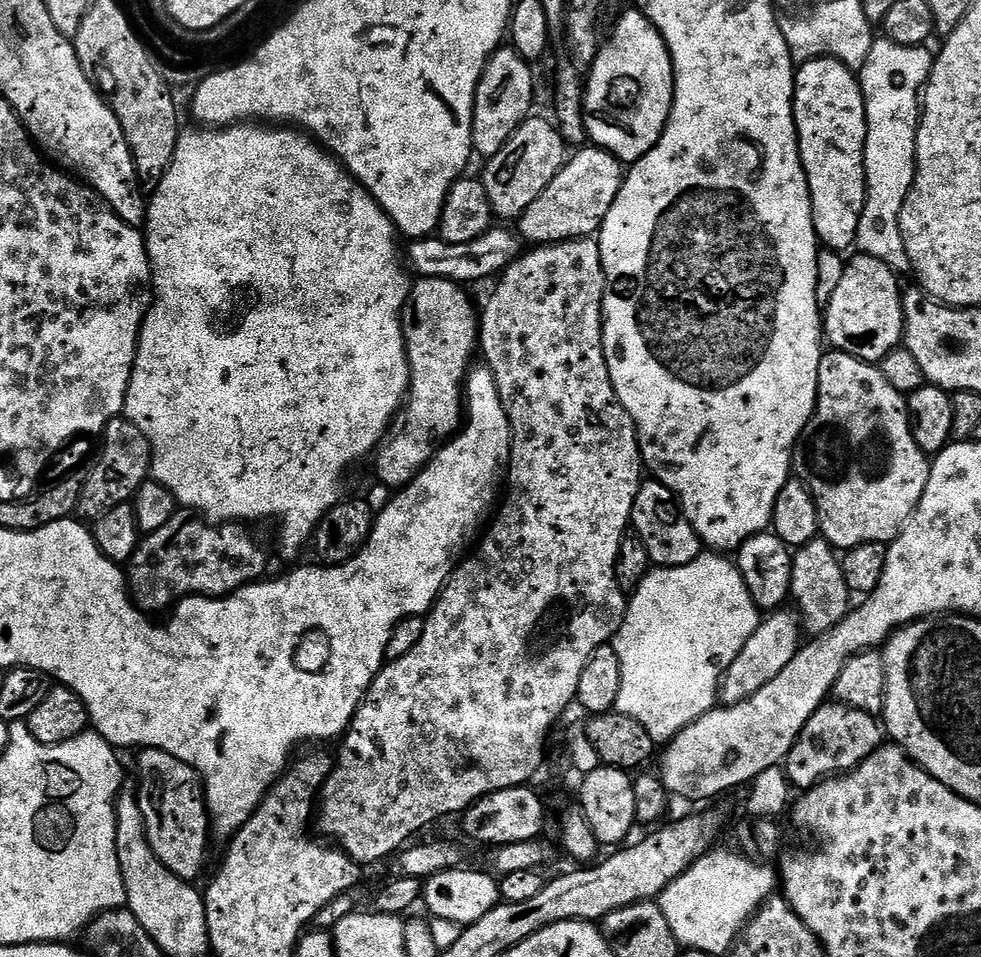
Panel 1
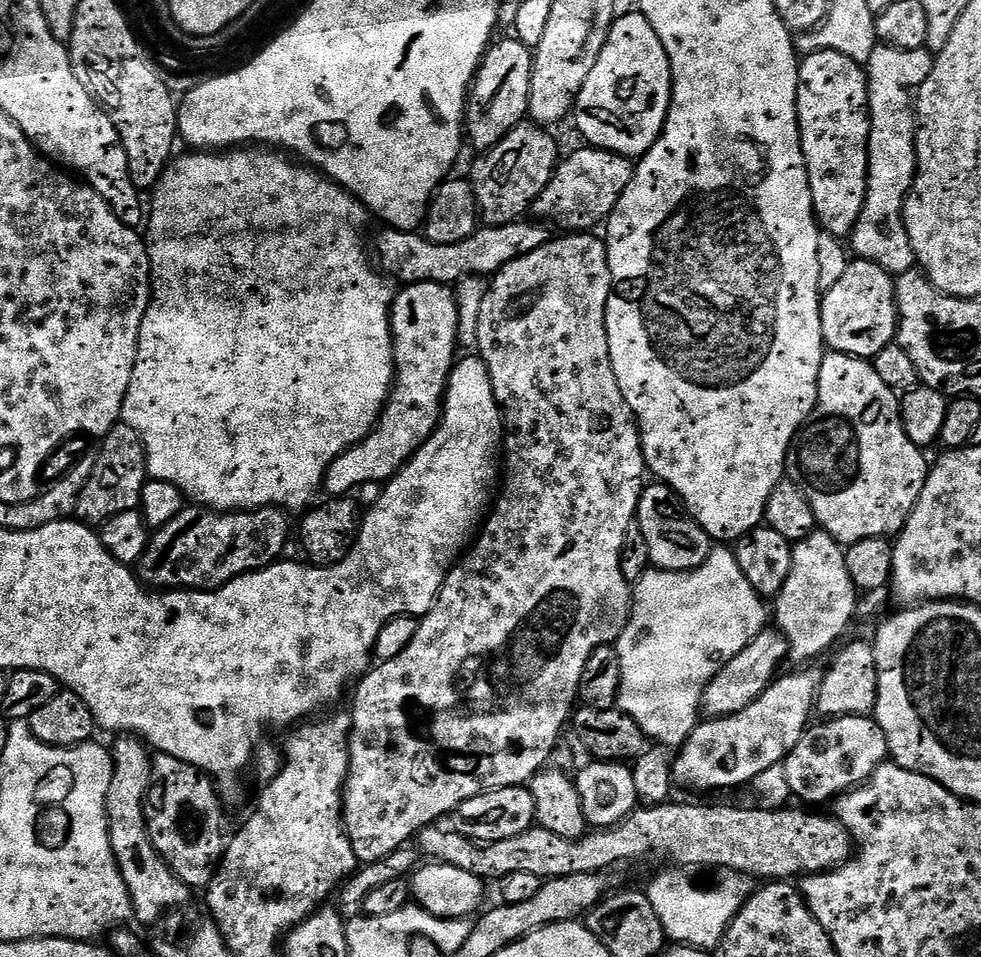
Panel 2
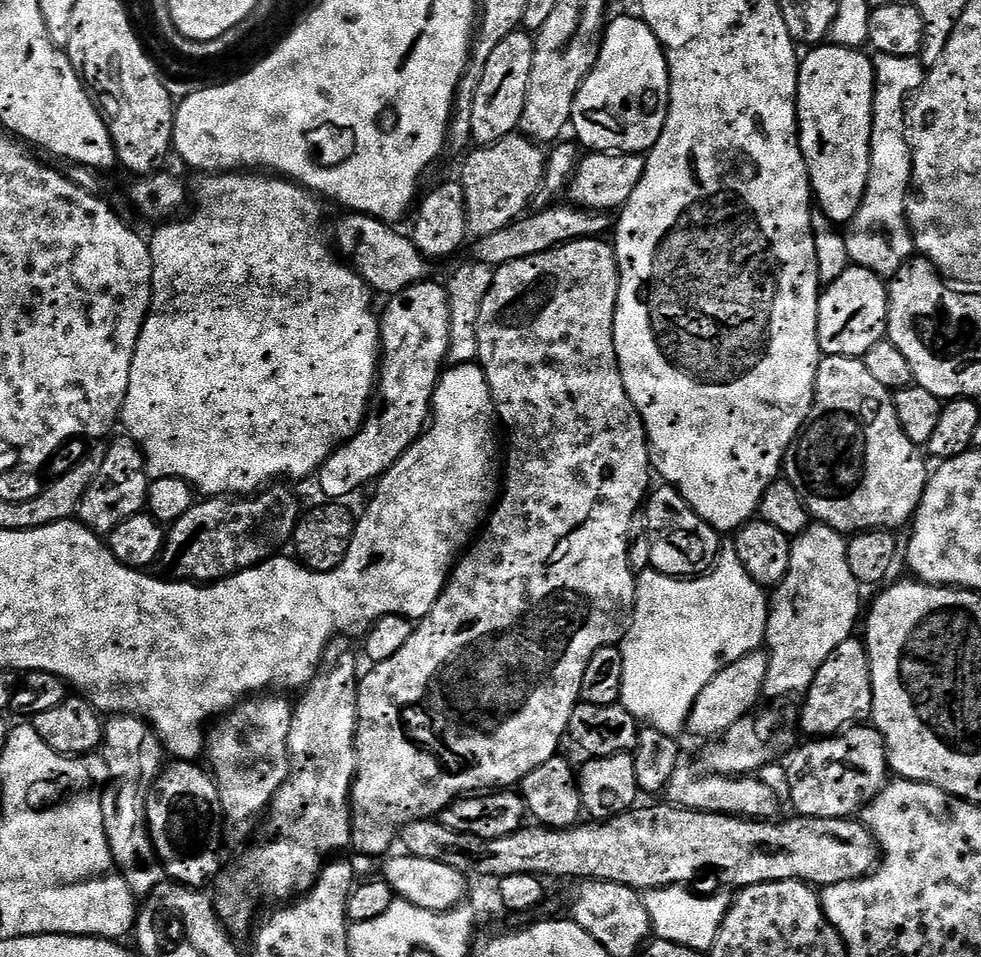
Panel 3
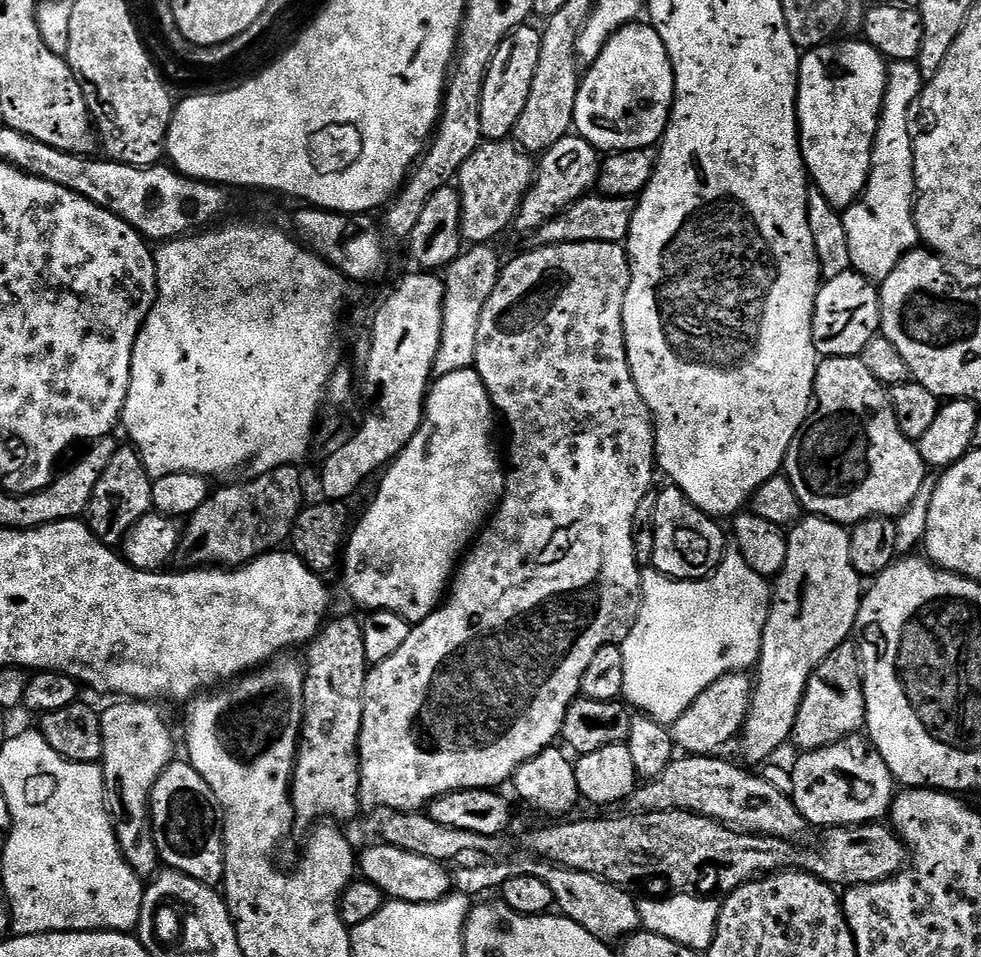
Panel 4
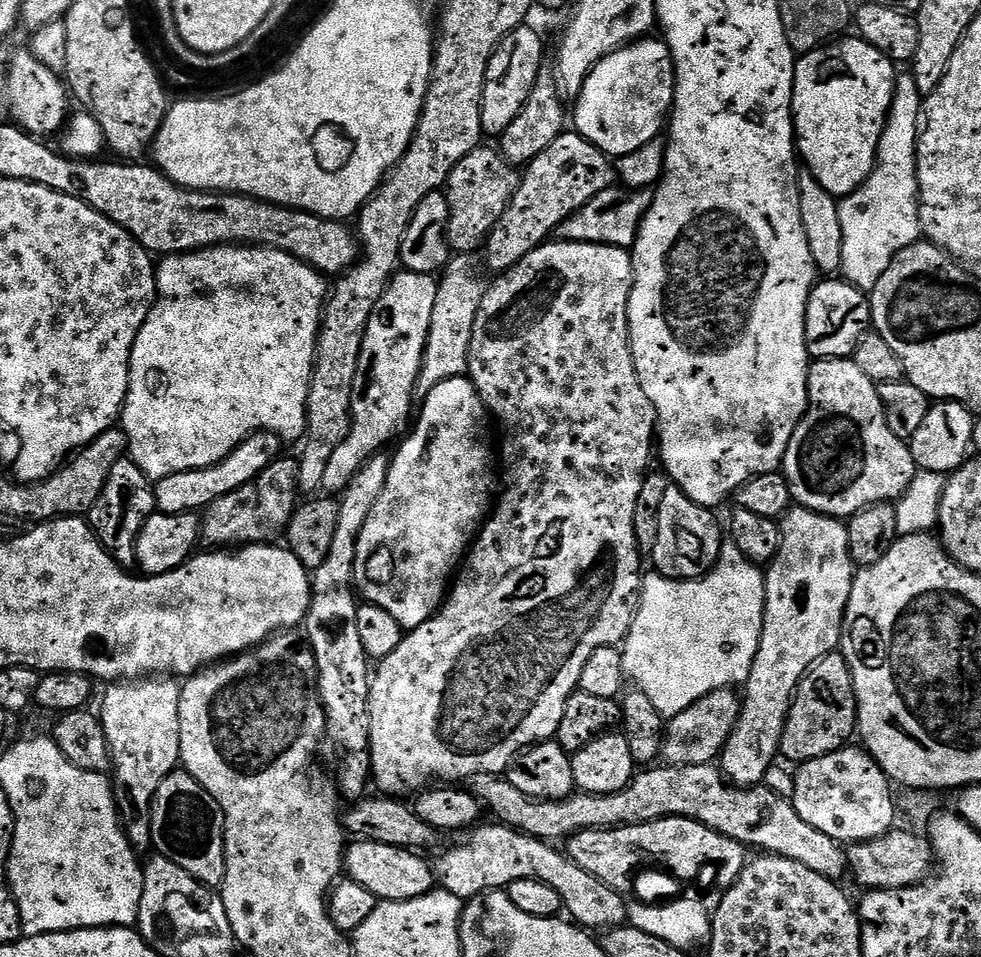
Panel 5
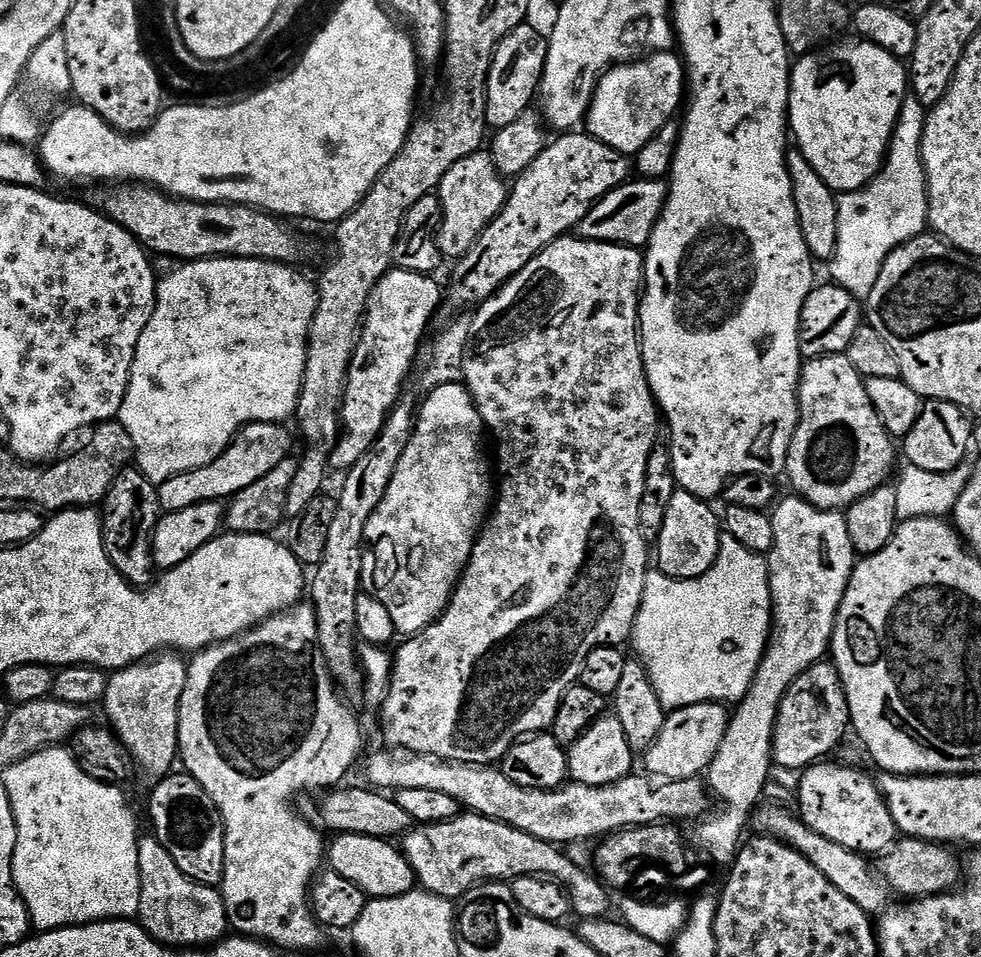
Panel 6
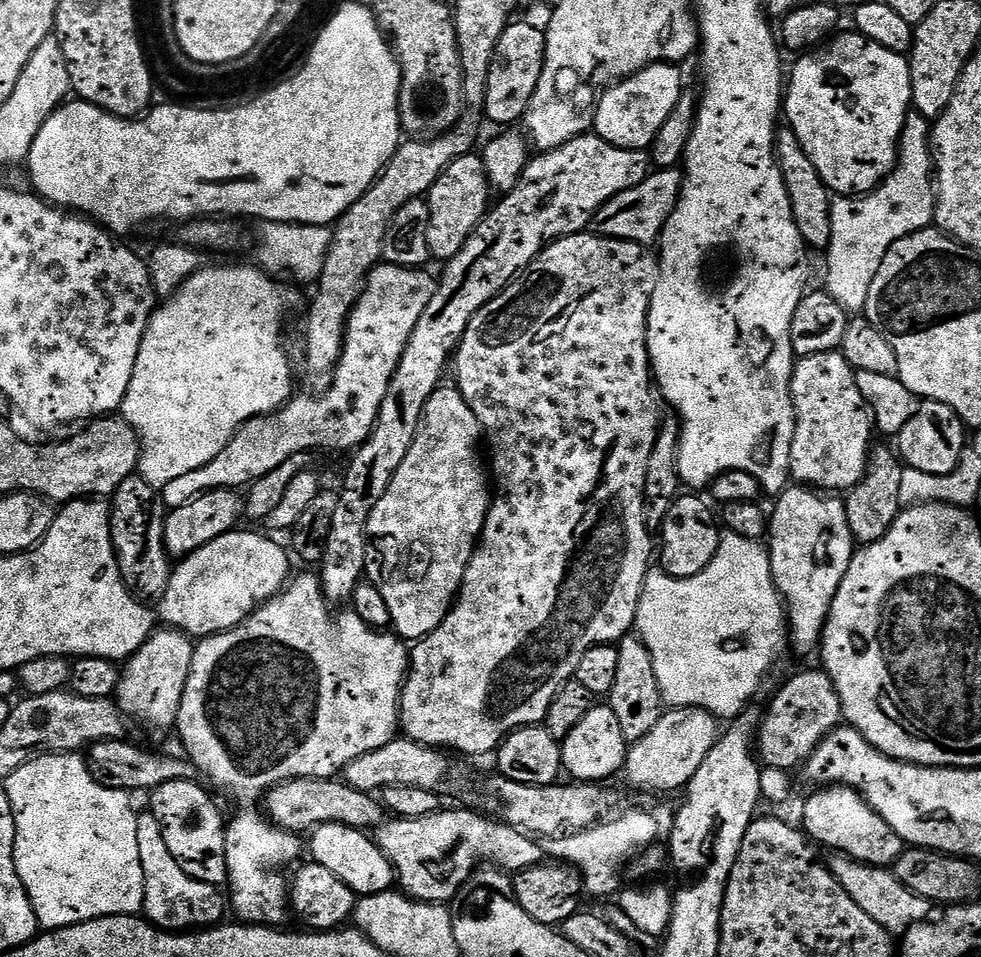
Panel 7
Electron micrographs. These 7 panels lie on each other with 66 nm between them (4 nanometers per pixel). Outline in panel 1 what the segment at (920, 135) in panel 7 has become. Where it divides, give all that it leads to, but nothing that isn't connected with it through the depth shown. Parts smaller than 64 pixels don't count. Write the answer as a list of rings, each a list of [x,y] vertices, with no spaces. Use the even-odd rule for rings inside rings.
[[[876,38],[872,41],[866,62],[858,69],[868,123],[864,151],[864,182],[868,186],[868,197],[864,203],[862,218],[858,222],[855,247],[865,256],[878,258],[878,262],[886,262],[886,266],[890,266],[890,270],[897,274],[904,274],[904,271],[907,273],[912,267],[906,242],[902,238],[900,215],[904,199],[910,194],[916,177],[916,135],[920,129],[922,93],[928,83],[928,75],[932,73],[934,59],[933,49],[930,49],[928,46],[902,46],[887,38]]]

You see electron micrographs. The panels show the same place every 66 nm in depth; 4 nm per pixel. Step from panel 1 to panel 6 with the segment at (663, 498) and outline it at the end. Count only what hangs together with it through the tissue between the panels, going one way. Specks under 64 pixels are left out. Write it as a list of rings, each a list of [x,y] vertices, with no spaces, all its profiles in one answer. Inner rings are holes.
[[[678,490],[674,498],[670,498],[670,506],[666,506],[666,522],[662,522],[660,539],[654,544],[654,560],[659,571],[675,580],[693,580],[718,558],[720,538],[722,535],[722,520],[712,513],[713,505],[707,500],[699,500],[694,494]]]

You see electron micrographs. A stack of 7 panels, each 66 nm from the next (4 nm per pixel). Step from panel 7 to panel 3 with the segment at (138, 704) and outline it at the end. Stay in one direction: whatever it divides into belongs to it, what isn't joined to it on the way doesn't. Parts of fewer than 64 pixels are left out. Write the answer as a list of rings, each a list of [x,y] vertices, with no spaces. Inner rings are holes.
[[[116,714],[109,720],[112,721],[109,724],[107,721],[102,728],[104,768],[109,780],[105,788],[103,785],[100,797],[106,838],[110,842],[112,861],[132,893],[138,898],[147,898],[166,880],[164,862],[156,852],[152,831],[148,828],[148,795],[162,771],[166,749],[154,729],[140,717]]]

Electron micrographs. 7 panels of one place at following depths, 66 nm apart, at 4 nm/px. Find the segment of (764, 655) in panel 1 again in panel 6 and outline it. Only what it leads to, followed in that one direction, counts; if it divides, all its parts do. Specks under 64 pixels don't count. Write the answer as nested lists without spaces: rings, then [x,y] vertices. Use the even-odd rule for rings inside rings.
[[[723,703],[695,704],[678,708],[667,713],[662,734],[643,753],[642,760],[649,773],[667,780],[694,780],[707,773],[710,762],[714,762],[714,754],[718,754],[718,746],[722,746],[722,738],[728,729],[730,712]]]

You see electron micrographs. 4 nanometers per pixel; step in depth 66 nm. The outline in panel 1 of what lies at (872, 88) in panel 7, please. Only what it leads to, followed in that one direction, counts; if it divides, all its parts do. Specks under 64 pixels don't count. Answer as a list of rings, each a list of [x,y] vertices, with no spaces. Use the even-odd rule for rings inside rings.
[[[823,56],[821,60],[803,61],[803,63],[801,63],[799,67],[796,68],[796,93],[794,94],[794,98],[792,99],[792,109],[794,110],[794,114],[796,115],[796,136],[800,140],[800,161],[802,162],[804,173],[806,174],[806,178],[808,179],[808,189],[810,190],[810,198],[812,199],[812,217],[814,218],[814,230],[816,231],[816,239],[821,245],[823,245],[825,249],[841,254],[847,253],[847,248],[849,247],[851,249],[856,243],[856,235],[858,234],[858,222],[862,218],[862,210],[864,209],[864,203],[866,202],[866,198],[868,197],[868,186],[864,182],[864,151],[866,150],[866,134],[868,133],[868,123],[866,122],[866,106],[864,105],[864,95],[862,94],[862,90],[860,89],[860,82],[857,73],[853,71],[853,69],[850,69],[846,65],[844,65],[841,60],[831,60],[831,58],[829,58],[828,56]]]

